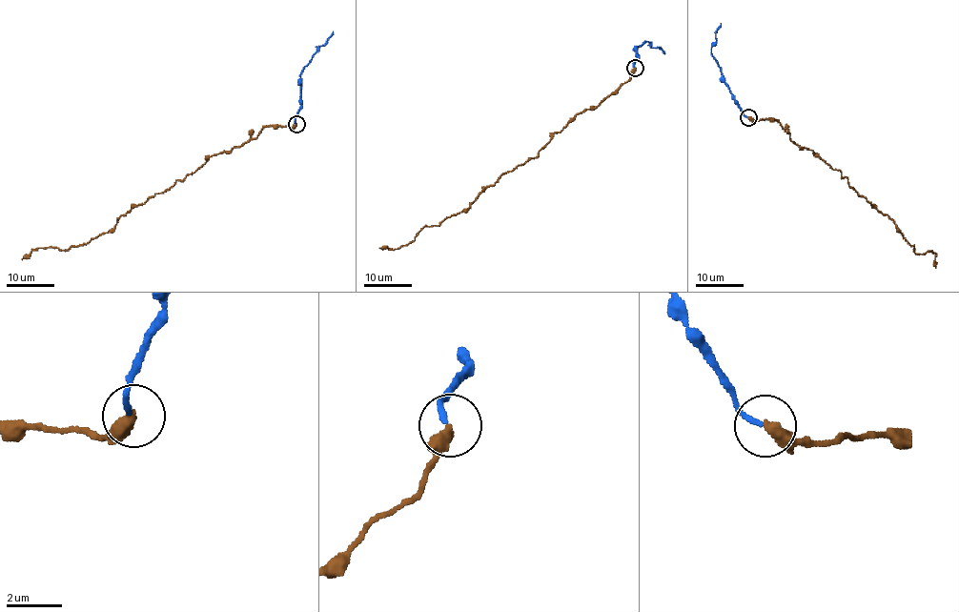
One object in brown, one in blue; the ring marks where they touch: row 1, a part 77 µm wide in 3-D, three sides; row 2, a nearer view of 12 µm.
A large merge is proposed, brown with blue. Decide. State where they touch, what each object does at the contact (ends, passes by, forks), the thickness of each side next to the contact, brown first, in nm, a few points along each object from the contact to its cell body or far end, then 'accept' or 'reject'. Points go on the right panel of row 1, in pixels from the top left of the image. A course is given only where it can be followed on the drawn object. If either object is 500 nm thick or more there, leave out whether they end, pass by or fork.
place (748, 117); brown ends; blue ends; calibres 440 and 190 nm; course brown (748, 117), (778, 120), (791, 141), (839, 170), (849, 186), (887, 214), (915, 253), (935, 253), (935, 268); course blue (747, 118), (711, 52), (721, 23); accept

